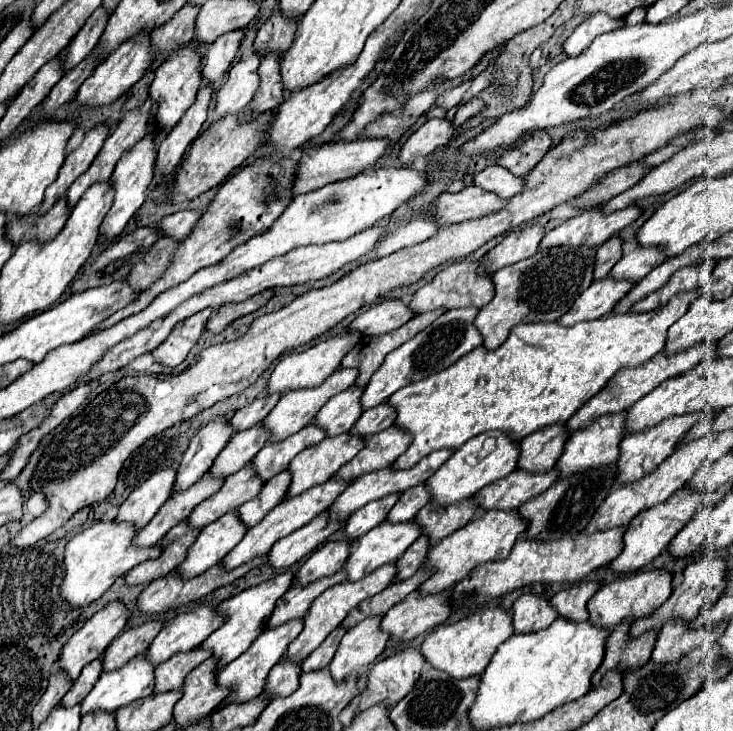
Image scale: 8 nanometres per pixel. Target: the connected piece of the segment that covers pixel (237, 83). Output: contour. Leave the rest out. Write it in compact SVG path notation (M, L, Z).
M253 52L251 56L241 58L235 66L231 66L225 84L217 92L215 112L221 118L227 114L241 112L247 106L247 102L251 102L255 88L259 86L259 76L257 76L259 64L261 60Z

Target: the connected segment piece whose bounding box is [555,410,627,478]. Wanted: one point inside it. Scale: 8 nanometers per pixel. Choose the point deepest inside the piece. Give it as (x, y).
(598, 444)

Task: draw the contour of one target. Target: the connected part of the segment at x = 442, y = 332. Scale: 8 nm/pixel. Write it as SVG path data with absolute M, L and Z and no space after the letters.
M469 306L449 310L441 318L437 318L433 324L429 324L425 330L421 330L417 336L413 336L411 340L407 340L405 344L395 348L391 354L387 354L383 366L371 376L367 388L361 396L363 408L373 408L373 406L385 402L399 388L403 388L411 382L417 382L421 378L427 378L451 364L455 364L461 356L465 356L473 348L481 346L483 336L477 332L477 328L473 324L477 312L479 312L479 308L469 308Z

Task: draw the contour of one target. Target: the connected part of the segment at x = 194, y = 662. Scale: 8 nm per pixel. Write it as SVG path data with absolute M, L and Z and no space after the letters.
M197 646L189 652L179 652L171 656L167 662L159 664L155 670L155 692L167 692L167 690L179 690L183 686L185 676L197 668L201 662L205 662L211 656L205 648Z

